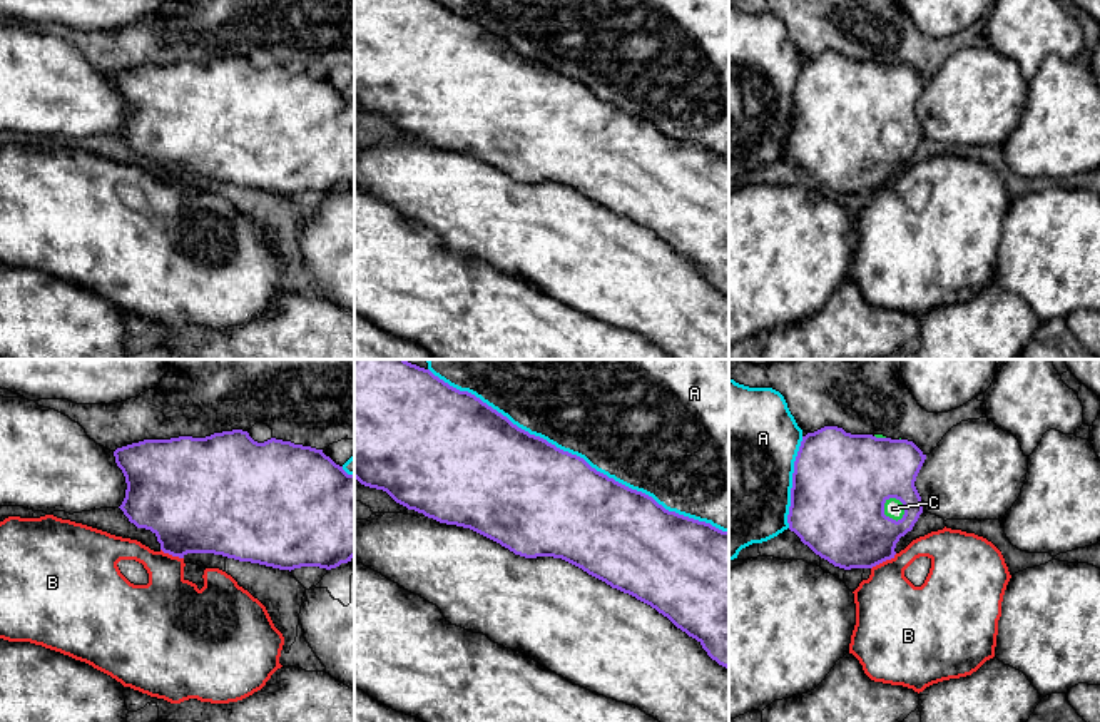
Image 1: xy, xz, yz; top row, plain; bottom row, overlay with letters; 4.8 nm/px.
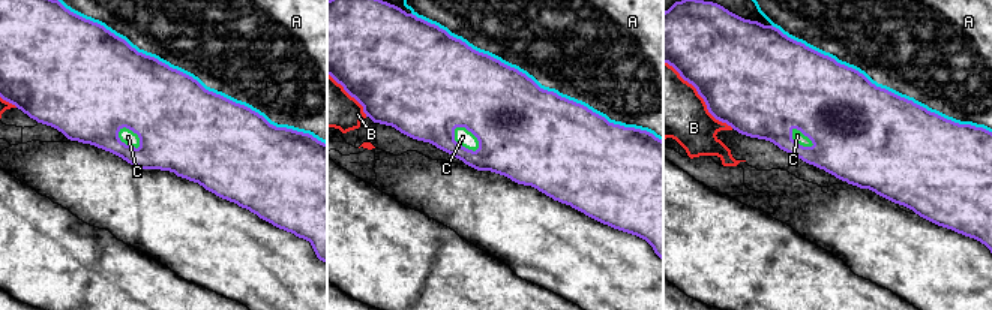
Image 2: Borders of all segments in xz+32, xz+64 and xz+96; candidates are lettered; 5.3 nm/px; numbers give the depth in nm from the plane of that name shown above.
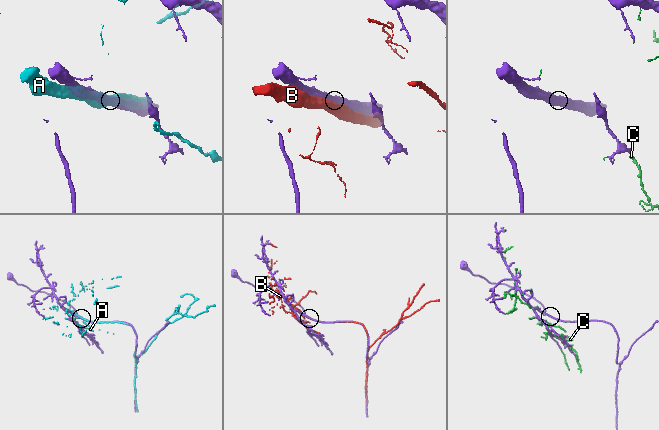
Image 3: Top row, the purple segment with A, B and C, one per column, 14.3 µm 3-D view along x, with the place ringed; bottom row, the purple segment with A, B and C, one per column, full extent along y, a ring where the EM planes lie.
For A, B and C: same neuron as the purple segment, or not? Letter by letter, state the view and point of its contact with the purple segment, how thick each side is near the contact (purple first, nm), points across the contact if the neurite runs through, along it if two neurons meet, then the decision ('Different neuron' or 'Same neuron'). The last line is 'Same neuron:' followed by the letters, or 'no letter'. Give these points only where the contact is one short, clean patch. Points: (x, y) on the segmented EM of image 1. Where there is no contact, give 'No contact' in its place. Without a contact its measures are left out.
A: Touches purple at xz (579, 457). Thickness 500 nm (purple) against 500 nm. Different neuron
B: Touches purple at yz (883, 560). Thickness 380 nm (purple) against 340 nm. Different neuron
C: Touches purple at yz (883, 512). Thickness 460 nm (purple) against 90 nm. Same neuron
Same neuron: C

